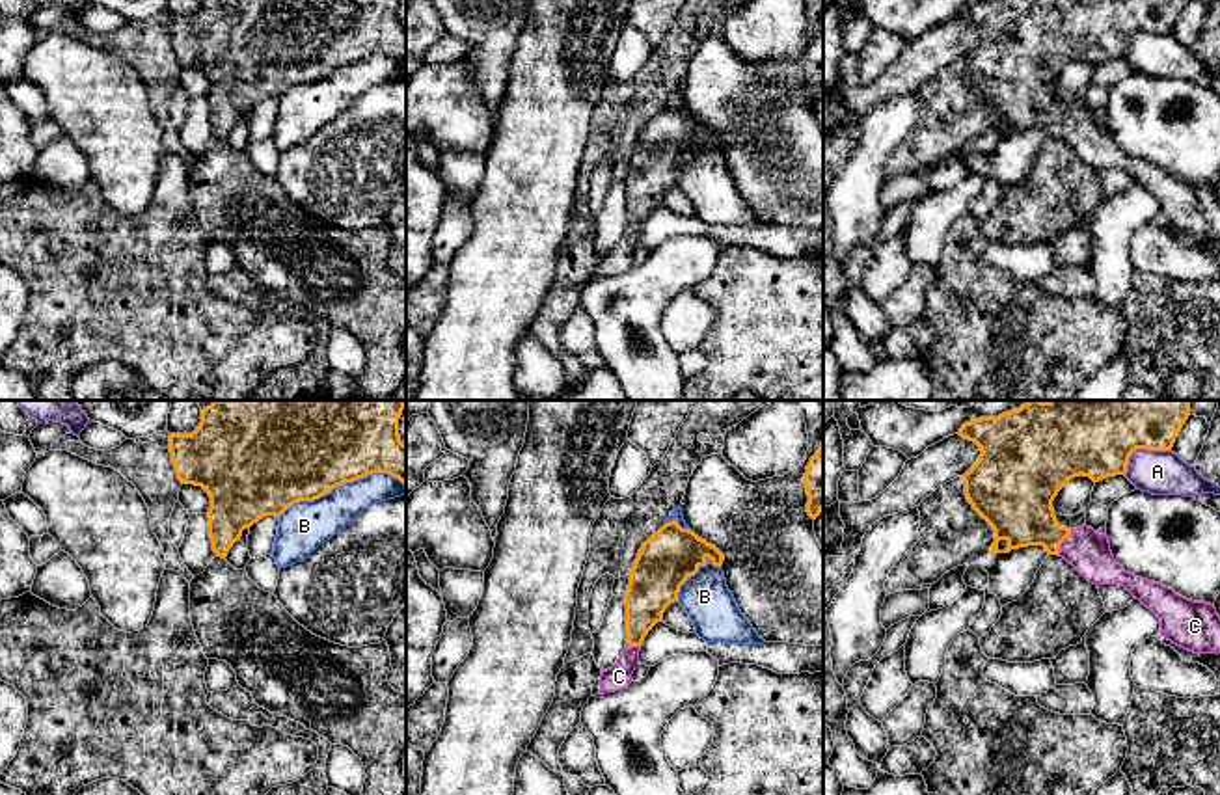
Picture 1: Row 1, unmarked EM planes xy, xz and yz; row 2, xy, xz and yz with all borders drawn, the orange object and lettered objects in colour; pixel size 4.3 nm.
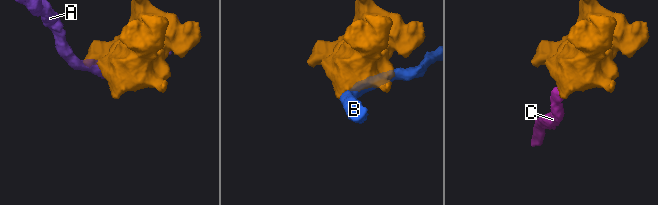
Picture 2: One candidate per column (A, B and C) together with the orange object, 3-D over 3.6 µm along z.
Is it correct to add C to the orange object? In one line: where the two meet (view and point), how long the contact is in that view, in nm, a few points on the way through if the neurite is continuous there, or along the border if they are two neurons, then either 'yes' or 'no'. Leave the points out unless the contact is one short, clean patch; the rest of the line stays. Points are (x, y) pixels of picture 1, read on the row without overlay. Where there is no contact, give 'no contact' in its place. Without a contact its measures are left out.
meets orange in yz at (1062, 123); contact 130 nm long; runs through yz (1017, 86), (1045, 114), (1062, 123), (1088, 134); yes

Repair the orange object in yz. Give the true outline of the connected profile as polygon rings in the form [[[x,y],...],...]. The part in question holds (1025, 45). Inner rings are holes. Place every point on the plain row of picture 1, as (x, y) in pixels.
[[[980,0],[965,6],[959,19],[974,24],[982,37],[963,58],[965,78],[972,91],[993,110],[991,136],[1043,128],[1049,138],[1064,140],[1093,168],[1125,169],[1160,201],[1160,220],[1194,236],[1220,236],[1220,199],[1214,188],[1192,184],[1172,171],[1125,155],[1112,140],[1105,117],[1091,110],[1067,112],[1054,99],[1052,84],[1075,60],[1099,65],[1125,58],[1136,32],[1172,34],[1188,0]]]

